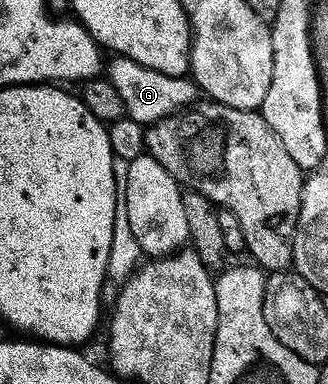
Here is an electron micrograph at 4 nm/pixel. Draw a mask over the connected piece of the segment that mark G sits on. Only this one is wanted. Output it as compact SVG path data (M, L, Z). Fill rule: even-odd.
M113 56L110 59L110 62L109 59L107 62L107 81L119 94L119 100L123 100L123 108L127 117L135 120L140 126L148 128L153 123L170 118L172 114L198 101L199 87L192 77L155 72L155 68L147 68L130 58Z

